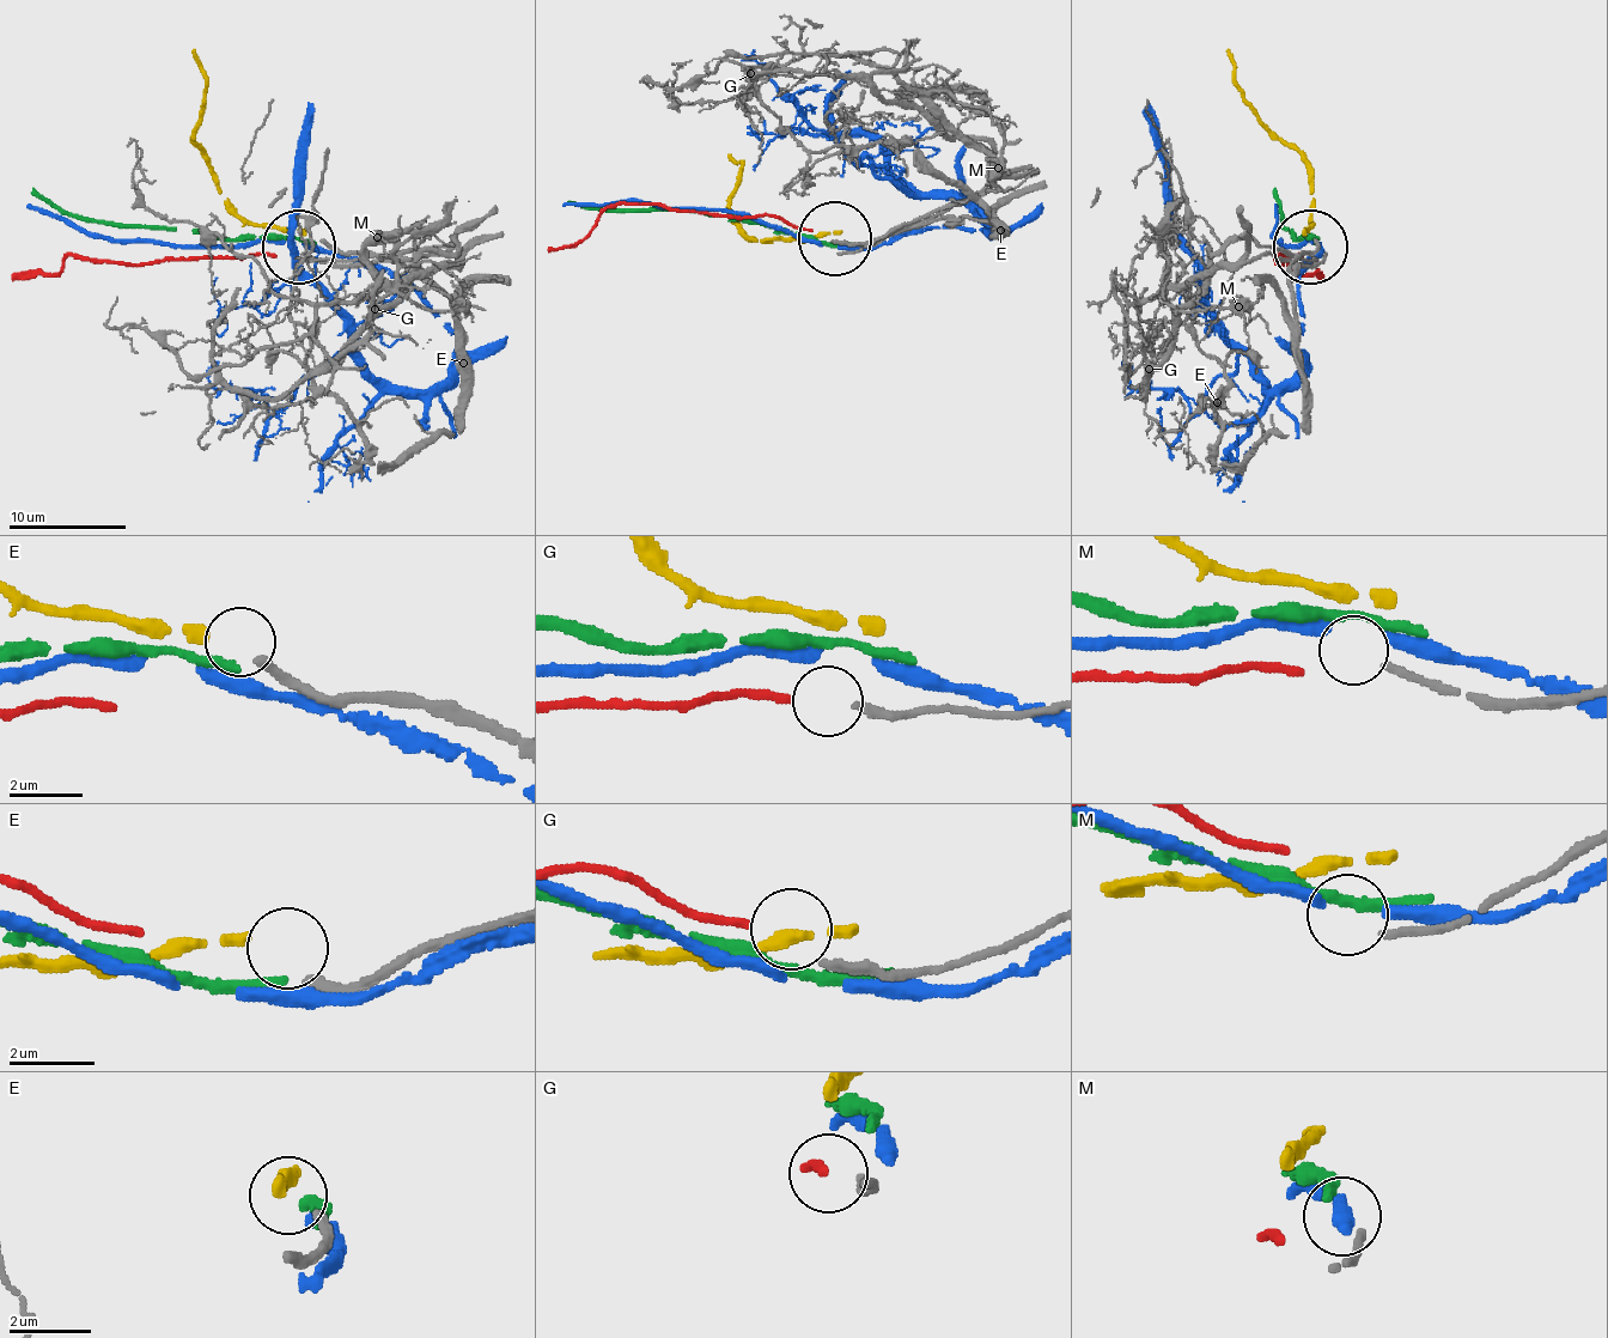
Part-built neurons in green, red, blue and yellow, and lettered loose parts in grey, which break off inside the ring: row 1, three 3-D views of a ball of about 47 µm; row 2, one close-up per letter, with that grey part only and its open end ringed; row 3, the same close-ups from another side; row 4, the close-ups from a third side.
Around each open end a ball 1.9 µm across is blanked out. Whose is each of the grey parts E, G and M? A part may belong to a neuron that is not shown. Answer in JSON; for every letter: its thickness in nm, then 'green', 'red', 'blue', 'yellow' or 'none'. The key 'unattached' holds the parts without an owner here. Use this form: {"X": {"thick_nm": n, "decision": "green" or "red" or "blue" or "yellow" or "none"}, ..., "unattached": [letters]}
{"E": {"thick_nm": 280, "decision": "yellow"}, "G": {"thick_nm": 240, "decision": "red"}, "M": {"thick_nm": 200, "decision": "none"}, "unattached": ["M"]}

